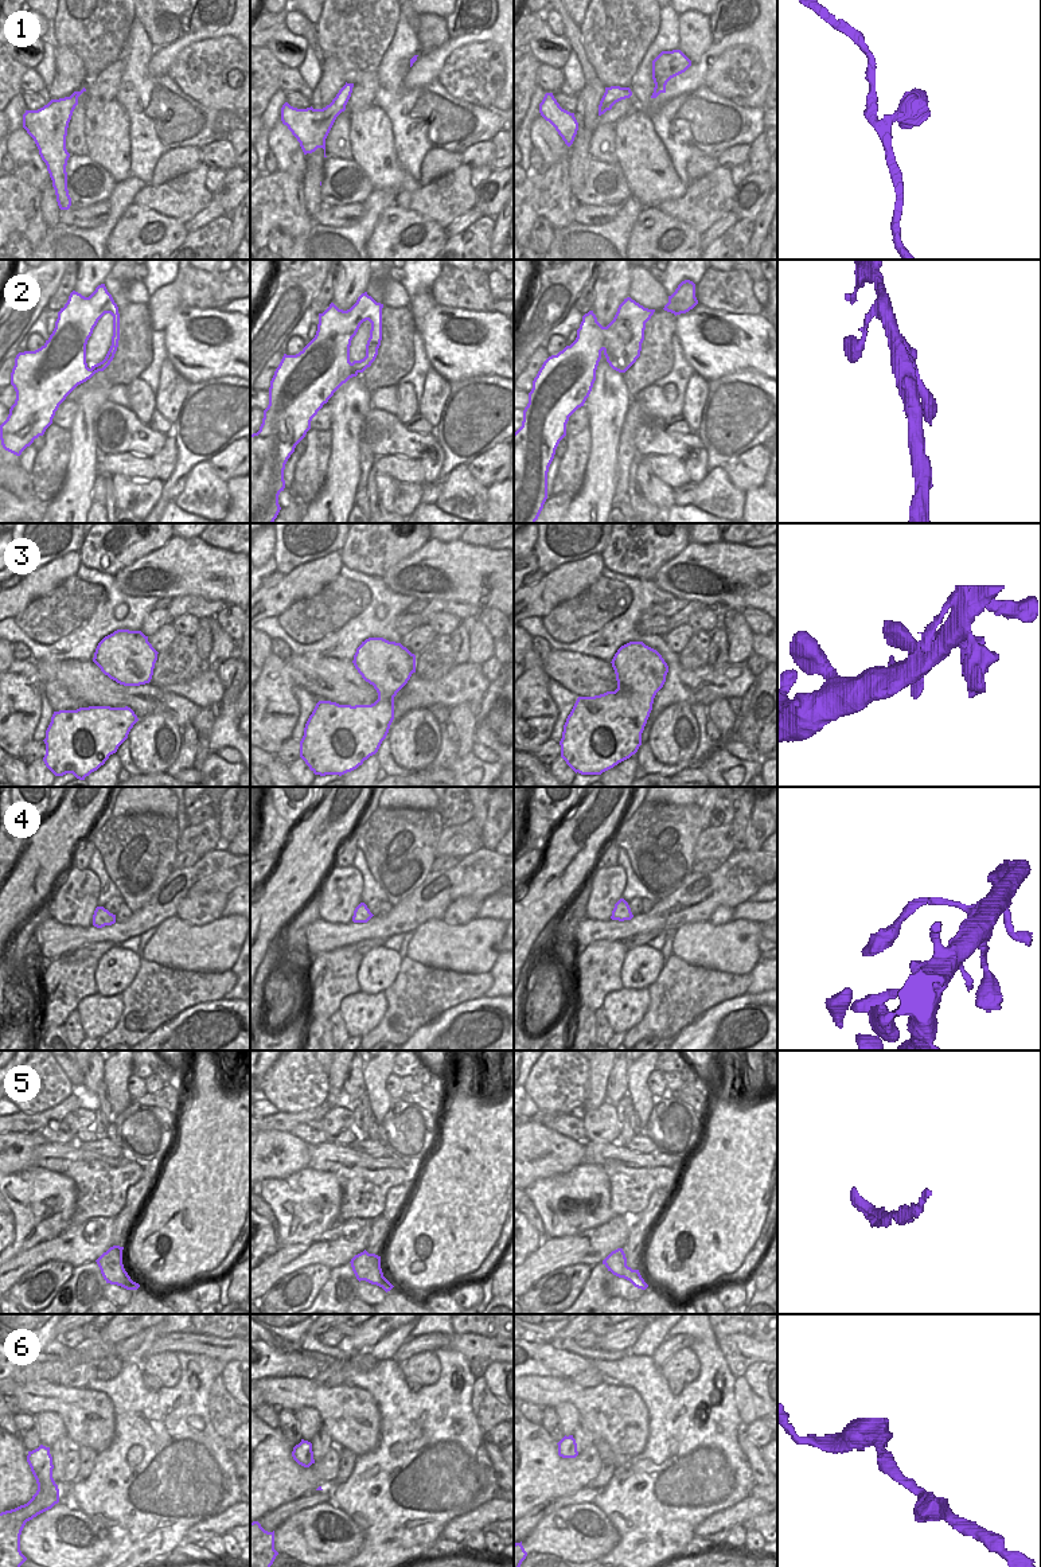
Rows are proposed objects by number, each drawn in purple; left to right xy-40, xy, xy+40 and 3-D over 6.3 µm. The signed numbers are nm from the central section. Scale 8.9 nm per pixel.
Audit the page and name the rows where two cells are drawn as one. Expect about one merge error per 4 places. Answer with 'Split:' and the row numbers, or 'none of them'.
Split: none of them

